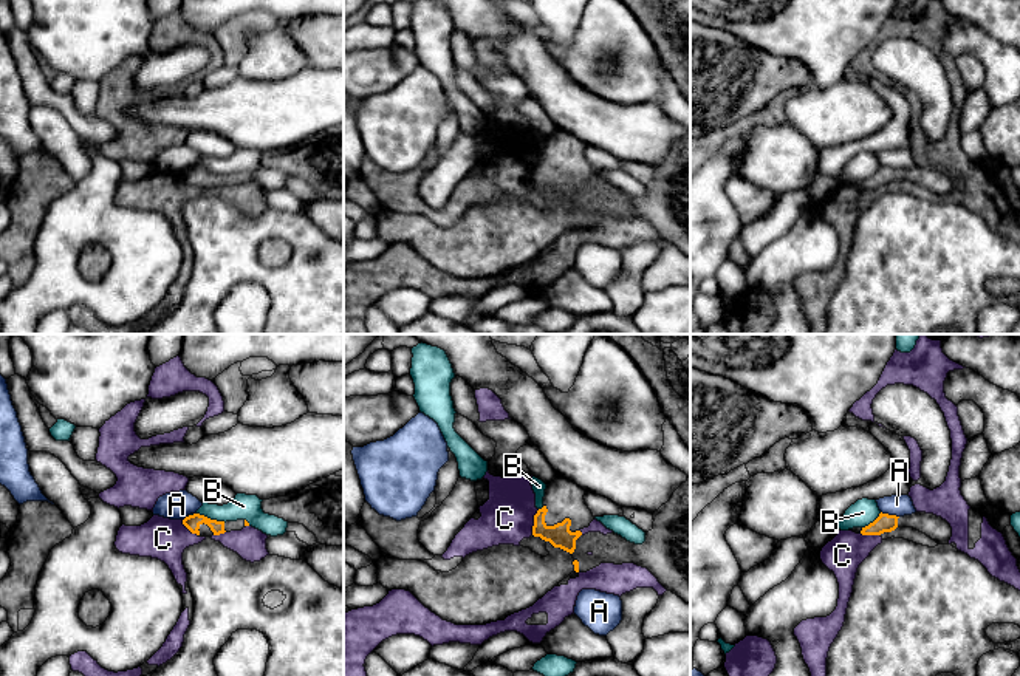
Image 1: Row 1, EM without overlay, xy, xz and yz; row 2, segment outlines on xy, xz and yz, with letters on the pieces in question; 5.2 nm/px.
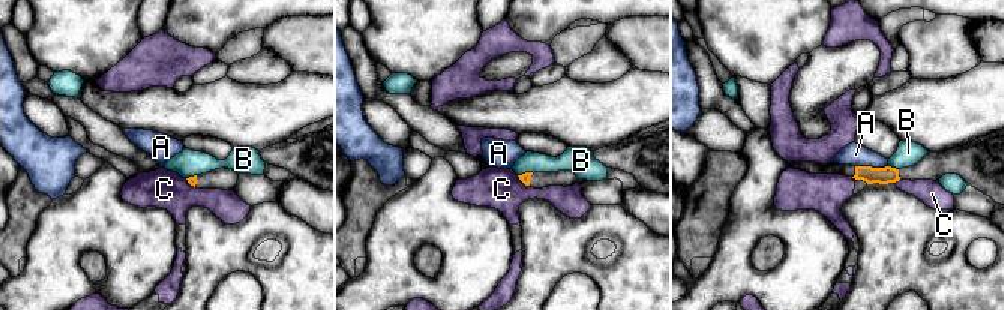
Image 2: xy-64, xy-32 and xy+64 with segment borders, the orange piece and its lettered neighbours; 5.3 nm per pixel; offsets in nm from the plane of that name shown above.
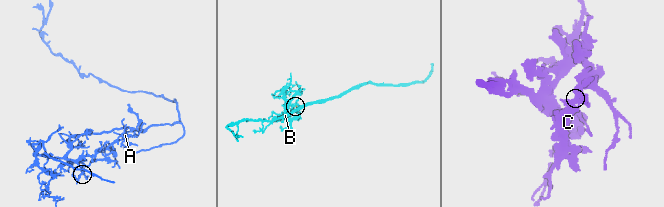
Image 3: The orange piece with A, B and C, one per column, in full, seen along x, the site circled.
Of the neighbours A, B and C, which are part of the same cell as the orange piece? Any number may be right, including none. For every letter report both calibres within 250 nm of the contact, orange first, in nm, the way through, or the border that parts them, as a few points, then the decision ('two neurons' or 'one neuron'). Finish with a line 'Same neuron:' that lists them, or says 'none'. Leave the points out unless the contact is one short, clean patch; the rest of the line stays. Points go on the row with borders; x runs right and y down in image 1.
A: calibres 100 and 110 nm; border yz (881, 511), (898, 517); two neurons
B: calibres 80 and 130 nm; border xy (188, 515), (198, 514), (225, 522); two neurons
C: calibres 120 and 280 nm; two neurons
Same neuron: none

